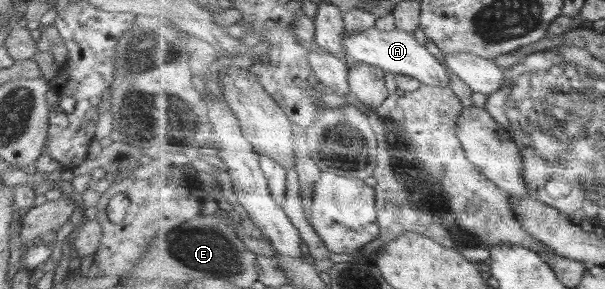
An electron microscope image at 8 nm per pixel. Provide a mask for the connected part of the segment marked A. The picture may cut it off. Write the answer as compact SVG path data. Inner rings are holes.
M372 27L365 31L346 31L343 38L348 55L357 63L378 66L394 75L410 75L412 78L422 80L428 86L440 86L440 88L453 87L452 76L448 73L448 66L443 58L433 49L428 50L425 44L418 42L414 33L398 28L387 31Z

